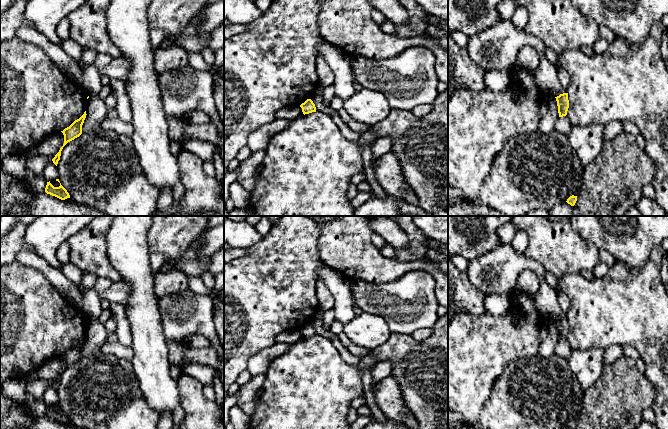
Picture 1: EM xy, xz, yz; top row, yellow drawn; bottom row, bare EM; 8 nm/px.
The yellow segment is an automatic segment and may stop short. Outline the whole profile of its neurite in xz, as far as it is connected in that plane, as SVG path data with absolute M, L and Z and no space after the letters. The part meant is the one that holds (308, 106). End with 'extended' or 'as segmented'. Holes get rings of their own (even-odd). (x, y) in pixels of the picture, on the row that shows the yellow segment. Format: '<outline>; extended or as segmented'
M307 99L304 103L300 105L300 107L302 108L302 112L304 115L312 112L316 112L315 104L311 99Z; as segmented

